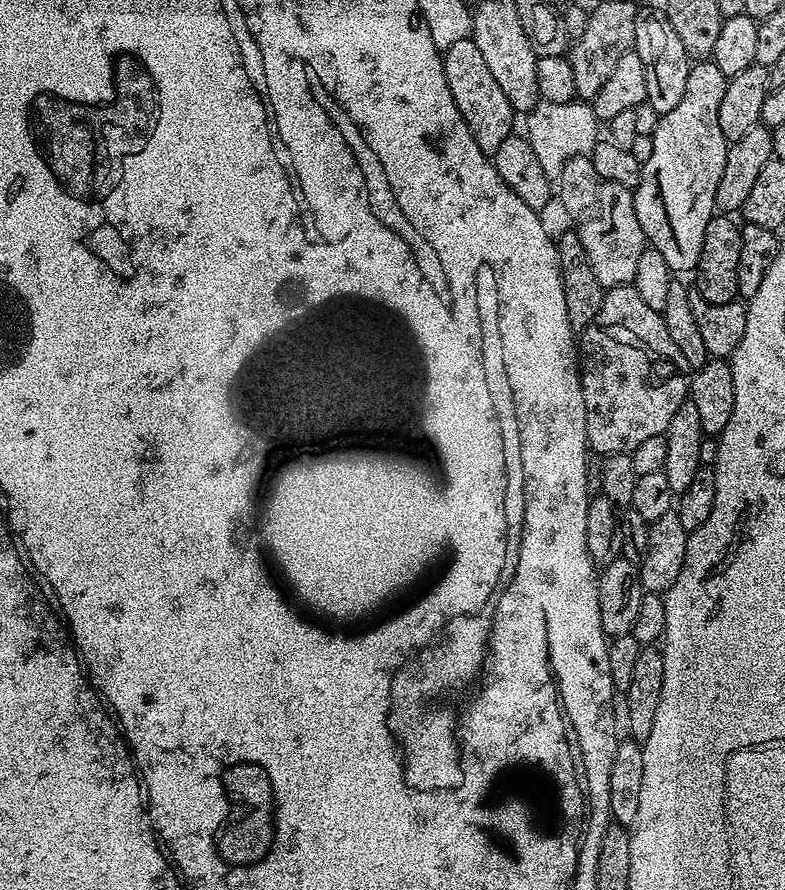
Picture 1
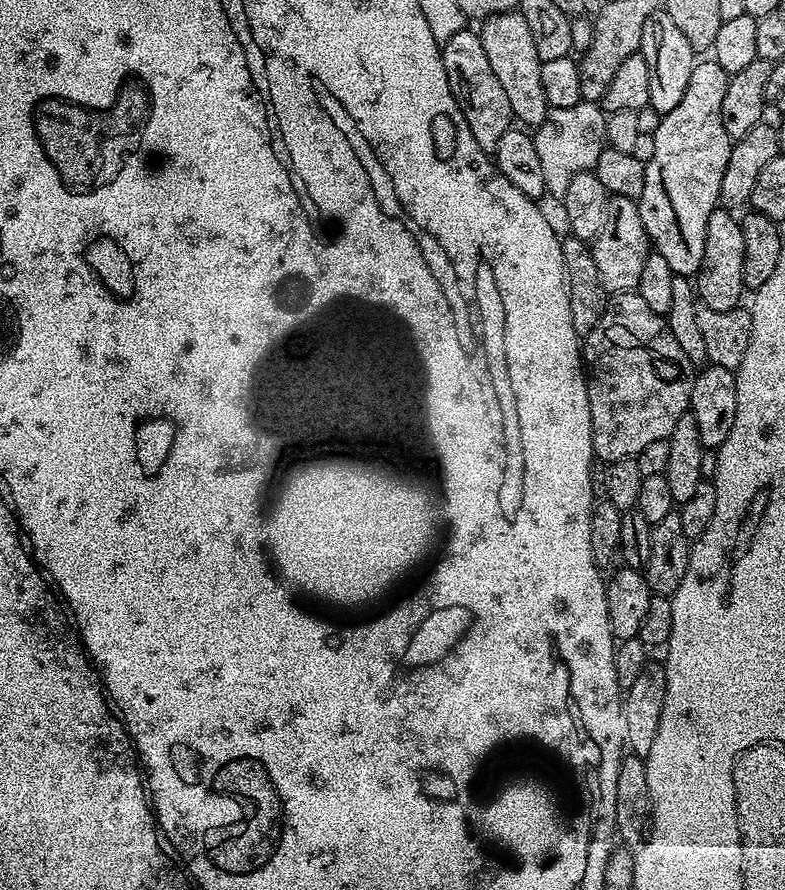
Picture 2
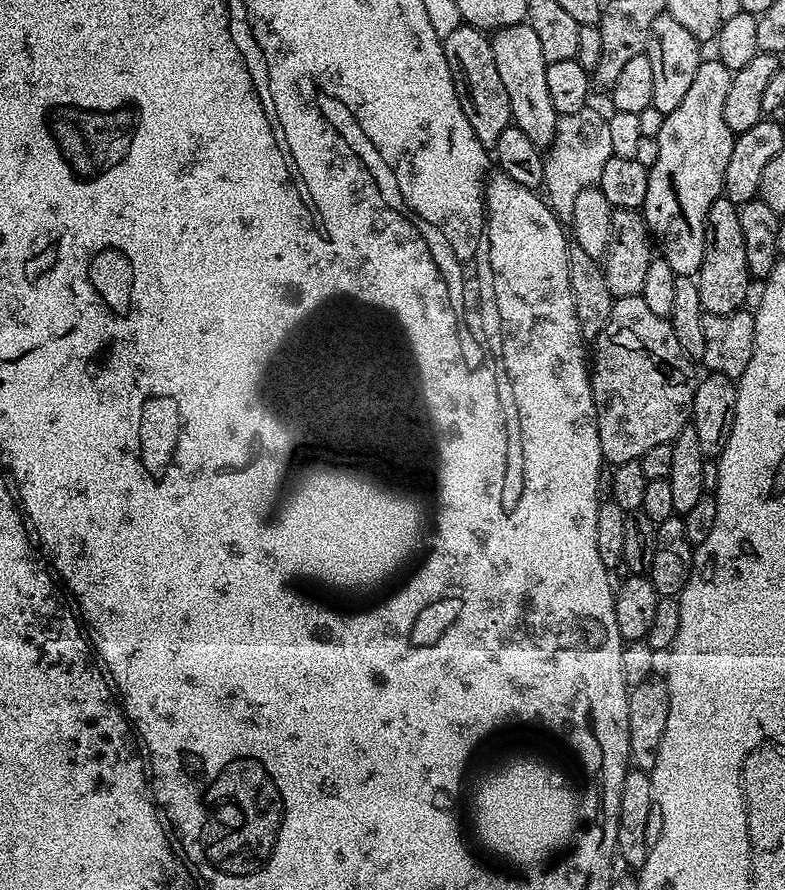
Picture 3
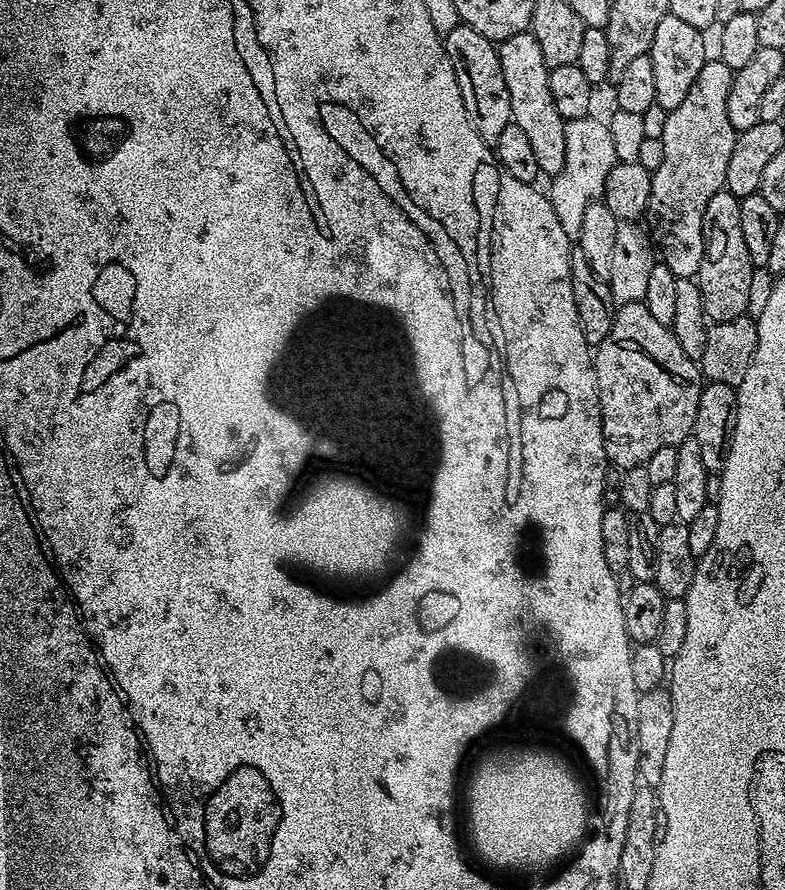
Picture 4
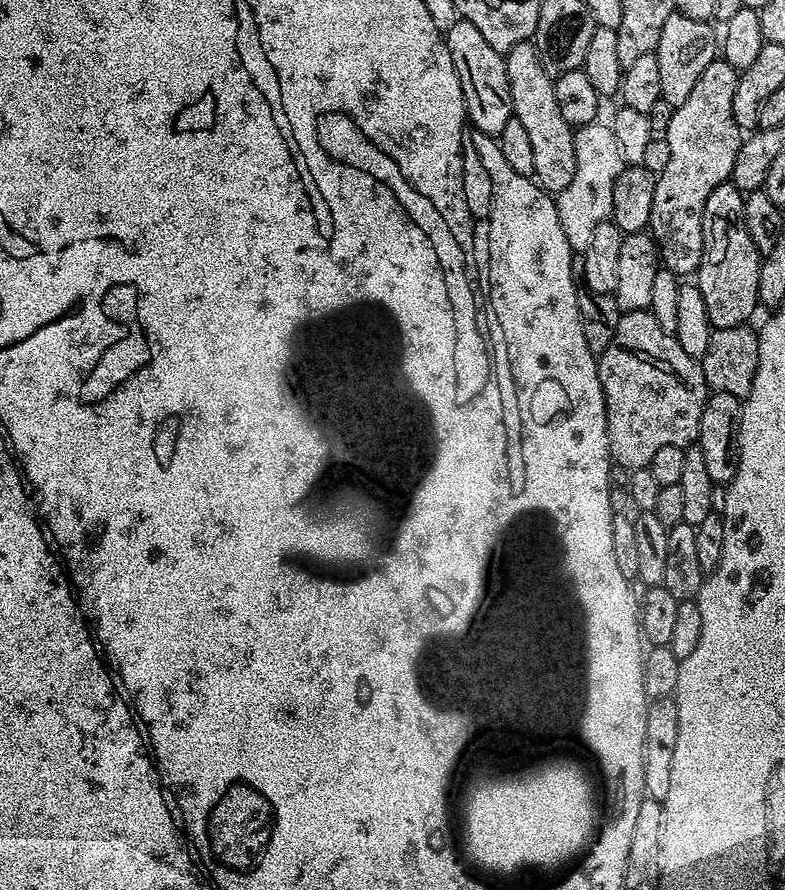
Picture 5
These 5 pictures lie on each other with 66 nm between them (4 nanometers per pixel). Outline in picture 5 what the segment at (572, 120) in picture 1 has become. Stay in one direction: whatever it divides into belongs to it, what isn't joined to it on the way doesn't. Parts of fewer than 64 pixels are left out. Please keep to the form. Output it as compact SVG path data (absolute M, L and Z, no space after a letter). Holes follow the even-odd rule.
M600 123L584 124L575 129L574 182L570 182L570 186L566 186L566 190L562 190L555 197L558 218L562 222L562 231L566 234L566 242L570 242L572 251L576 254L583 254L588 251L594 236L594 230L611 217L612 207L614 206L614 182L626 166L622 158L622 150L618 150L618 141L614 139L614 130L611 123Z

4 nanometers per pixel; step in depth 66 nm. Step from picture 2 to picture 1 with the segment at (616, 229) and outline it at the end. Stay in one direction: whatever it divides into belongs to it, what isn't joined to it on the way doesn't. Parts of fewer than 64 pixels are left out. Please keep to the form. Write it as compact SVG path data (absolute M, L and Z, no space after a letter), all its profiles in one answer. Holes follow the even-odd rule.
M601 183L596 206L579 221L578 231L586 258L594 269L594 278L604 289L622 288L631 285L638 274L638 258L642 258L646 241L642 222L634 210L633 193L617 184Z

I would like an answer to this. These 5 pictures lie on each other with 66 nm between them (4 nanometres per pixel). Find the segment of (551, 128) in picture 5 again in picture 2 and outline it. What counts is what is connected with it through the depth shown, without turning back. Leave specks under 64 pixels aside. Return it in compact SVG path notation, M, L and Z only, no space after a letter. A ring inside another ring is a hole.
M513 10L489 16L481 24L484 25L478 28L478 35L482 47L486 49L490 67L510 101L513 117L521 125L539 126L548 116L550 109L546 94L542 94L542 62L538 58L538 50L534 47L534 37L530 35L530 26L526 26L526 18L522 18L518 10Z

